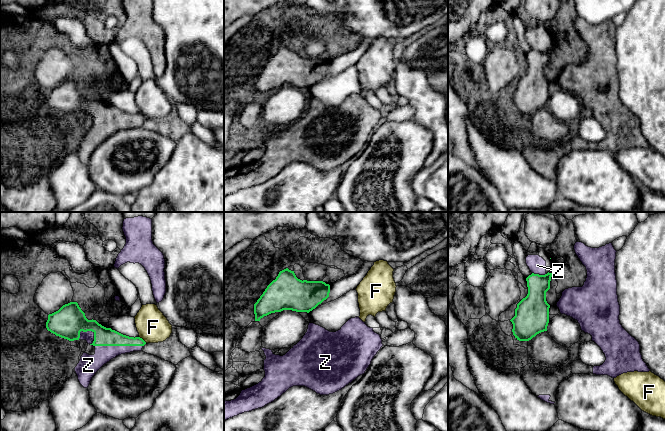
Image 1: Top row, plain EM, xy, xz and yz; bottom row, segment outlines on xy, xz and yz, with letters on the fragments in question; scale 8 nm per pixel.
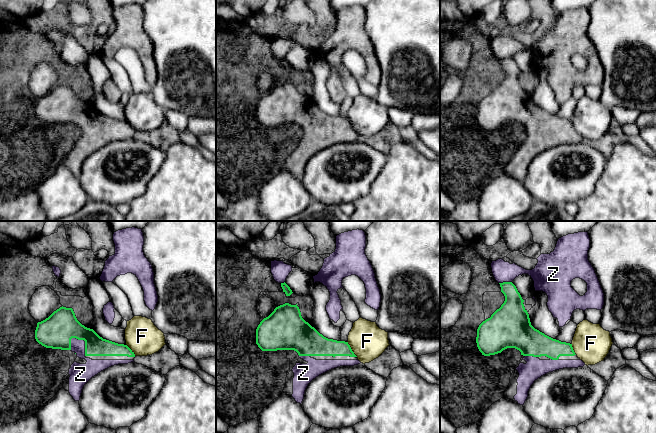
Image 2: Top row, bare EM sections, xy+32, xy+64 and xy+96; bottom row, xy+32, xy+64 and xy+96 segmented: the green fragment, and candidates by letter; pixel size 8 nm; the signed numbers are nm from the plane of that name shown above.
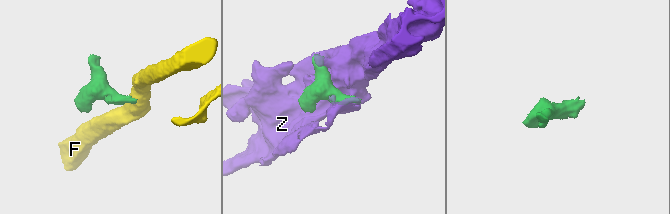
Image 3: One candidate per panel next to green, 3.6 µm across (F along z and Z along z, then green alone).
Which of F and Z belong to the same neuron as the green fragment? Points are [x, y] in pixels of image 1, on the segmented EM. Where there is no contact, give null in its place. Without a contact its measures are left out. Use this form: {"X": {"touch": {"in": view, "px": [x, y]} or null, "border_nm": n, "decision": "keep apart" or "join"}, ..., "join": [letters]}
{"F": {"touch": {"in": "xy", "px": [142, 339]}, "border_nm": 80, "decision": "keep apart"}, "Z": {"touch": {"in": "xy", "px": [119, 345]}, "border_nm": 380, "decision": "join"}, "join": ["Z"]}

